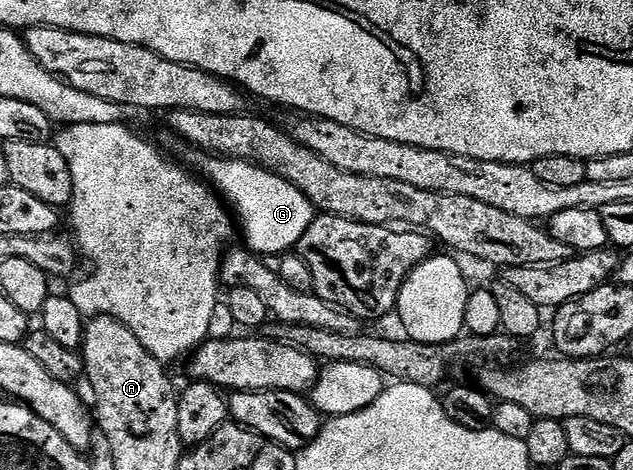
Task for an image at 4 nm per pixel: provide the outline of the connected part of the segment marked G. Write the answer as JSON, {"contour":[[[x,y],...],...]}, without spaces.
{"contour":[[[209,155],[204,159],[206,160],[204,180],[211,183],[212,188],[231,206],[239,222],[240,232],[241,229],[245,232],[244,244],[248,248],[258,255],[269,255],[265,253],[284,255],[298,245],[303,231],[307,231],[307,227],[315,216],[313,205],[299,187],[292,185],[287,178],[280,177],[269,169],[264,169],[262,165],[252,165],[250,161],[226,159],[220,155]]]}

